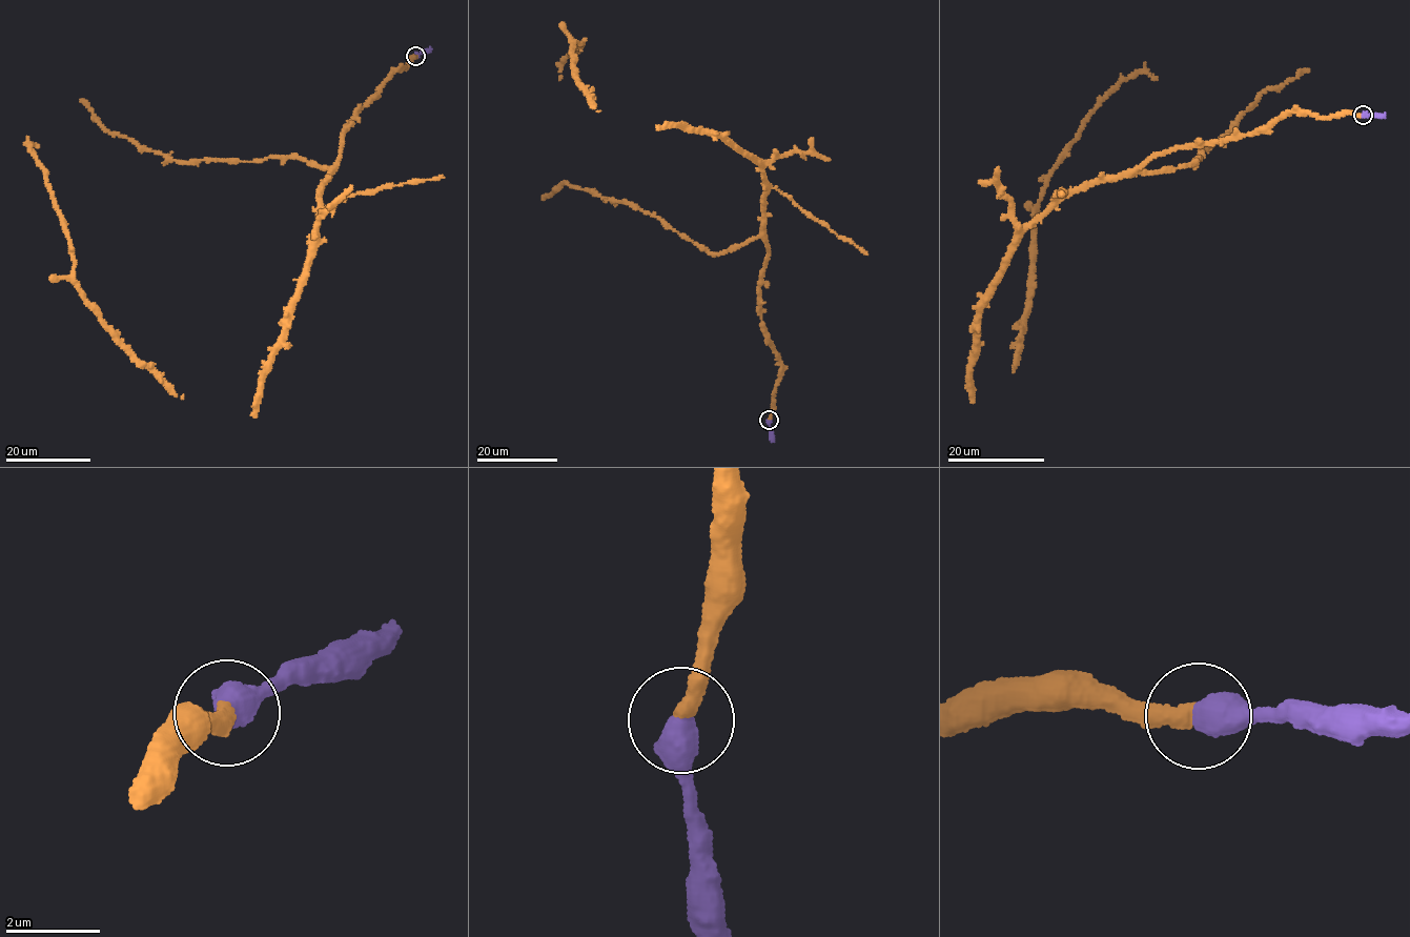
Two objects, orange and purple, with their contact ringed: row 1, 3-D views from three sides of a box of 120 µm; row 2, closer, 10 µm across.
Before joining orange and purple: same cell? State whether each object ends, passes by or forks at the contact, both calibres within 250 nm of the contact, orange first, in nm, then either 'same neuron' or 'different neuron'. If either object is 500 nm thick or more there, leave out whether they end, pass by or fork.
calibres 380 and 600 nm; same neuron

